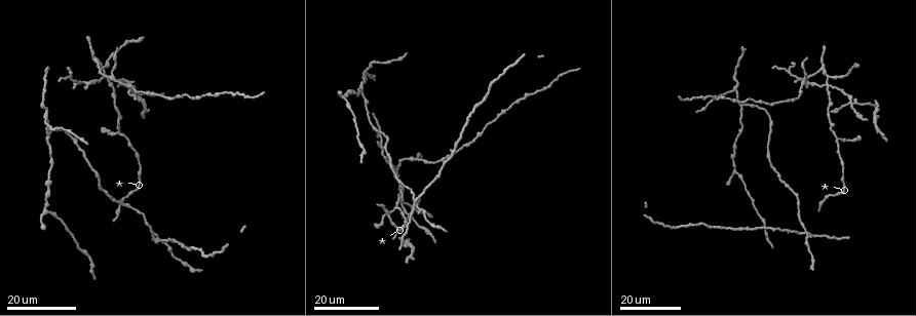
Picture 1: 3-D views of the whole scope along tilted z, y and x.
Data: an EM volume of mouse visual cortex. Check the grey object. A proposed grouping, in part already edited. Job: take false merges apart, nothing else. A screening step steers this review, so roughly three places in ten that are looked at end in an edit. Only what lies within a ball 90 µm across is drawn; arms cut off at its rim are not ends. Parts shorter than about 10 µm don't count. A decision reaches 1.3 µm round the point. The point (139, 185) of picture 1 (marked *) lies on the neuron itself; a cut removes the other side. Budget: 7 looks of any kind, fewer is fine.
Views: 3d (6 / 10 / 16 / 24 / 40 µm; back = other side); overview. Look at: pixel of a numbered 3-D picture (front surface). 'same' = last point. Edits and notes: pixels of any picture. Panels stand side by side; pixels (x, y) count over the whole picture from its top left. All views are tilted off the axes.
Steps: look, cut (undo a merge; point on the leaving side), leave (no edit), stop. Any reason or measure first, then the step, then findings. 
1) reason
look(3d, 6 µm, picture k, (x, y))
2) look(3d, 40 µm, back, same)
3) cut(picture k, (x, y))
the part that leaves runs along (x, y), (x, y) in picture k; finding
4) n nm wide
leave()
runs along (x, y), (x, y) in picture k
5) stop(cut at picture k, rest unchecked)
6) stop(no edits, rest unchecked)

small branch off a trunk
look(3d, 24 µm, picture 1, (829, 84))

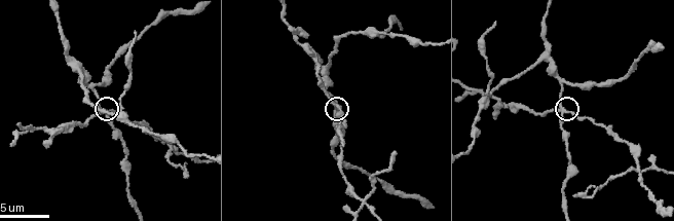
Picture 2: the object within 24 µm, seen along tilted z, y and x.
look(3d, 6 µm, picture 2, (566, 112))

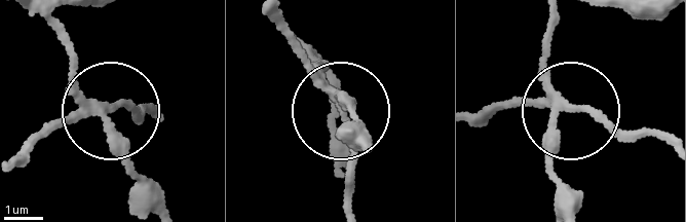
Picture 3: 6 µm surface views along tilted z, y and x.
170 nm wide
cut(picture 3, (129, 100))
a second neuron is stuck on

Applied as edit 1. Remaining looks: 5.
redraw
look(overview)

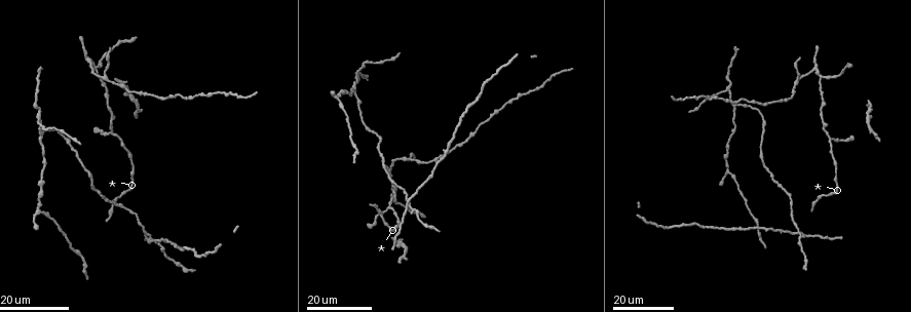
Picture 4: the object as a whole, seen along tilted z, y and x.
three-way junction
look(3d, 24 µm, picture 4, (40, 137))

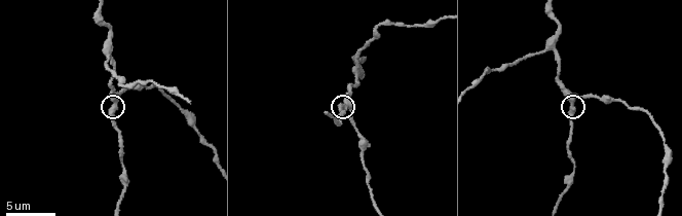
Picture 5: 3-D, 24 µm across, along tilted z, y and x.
look(3d, 10 µm, picture 5, (113, 104))

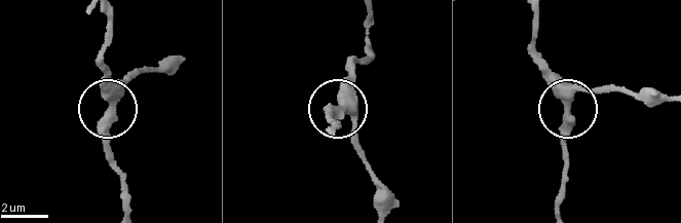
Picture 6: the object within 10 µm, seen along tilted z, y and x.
side arm 28 µm
leave()
runs along (663, 98), (588, 88), (568, 105), (529, 57) in picture 6; continuous, no second neuron

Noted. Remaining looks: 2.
a fork
look(3d, 10 µm, picture 5, (356, 69))

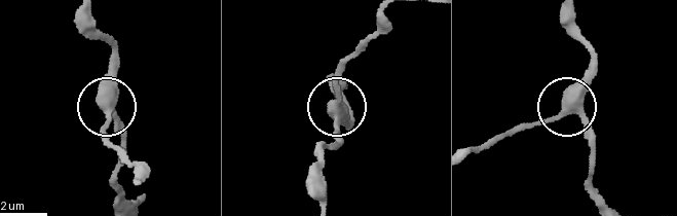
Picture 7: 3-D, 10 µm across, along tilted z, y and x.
3 arms
leave()
runs along (605, 204), (589, 179), (592, 135), (566, 103), (593, 66) in picture 7; one neuron here

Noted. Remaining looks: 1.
stop(cut at picture 3, rest unchecked)

